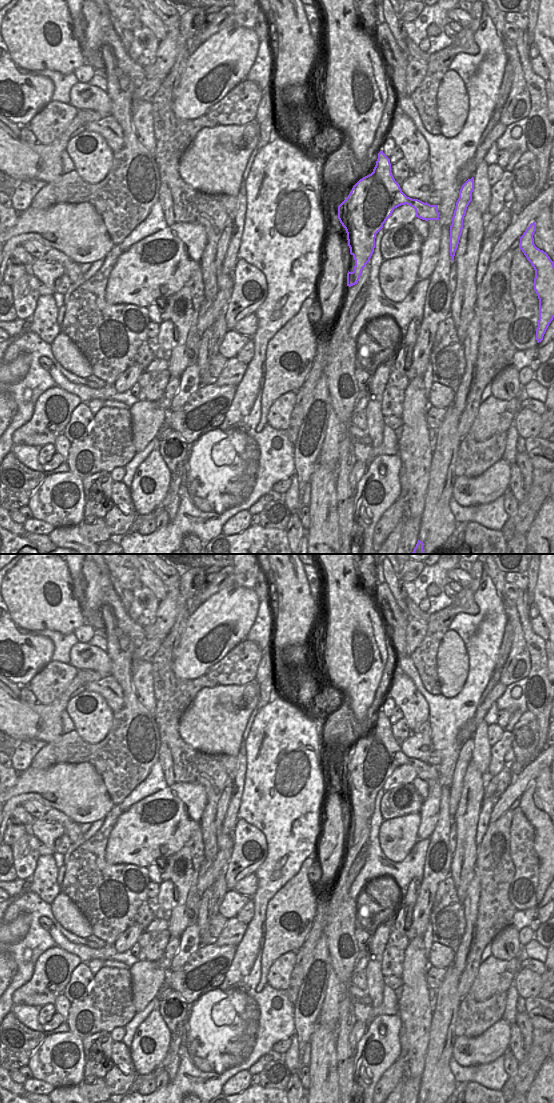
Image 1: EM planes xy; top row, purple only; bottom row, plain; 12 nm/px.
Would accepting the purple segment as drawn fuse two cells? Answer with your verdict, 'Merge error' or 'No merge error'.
Merge error

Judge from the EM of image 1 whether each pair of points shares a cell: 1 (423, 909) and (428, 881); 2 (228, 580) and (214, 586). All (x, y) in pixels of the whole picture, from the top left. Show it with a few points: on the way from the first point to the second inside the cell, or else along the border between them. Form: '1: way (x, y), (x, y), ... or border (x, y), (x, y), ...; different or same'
1: way (425, 902), (428, 888); same
2: way (225, 580), (221, 584), (217, 584); same

